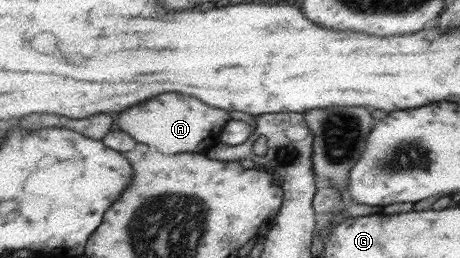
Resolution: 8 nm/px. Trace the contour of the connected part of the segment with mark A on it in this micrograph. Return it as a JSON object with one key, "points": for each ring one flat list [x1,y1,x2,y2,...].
{"points":[[161,93,141,105,125,109,119,115,117,125,138,143,153,145,165,155,175,155,175,153,203,153,211,149,213,145,219,143,219,133,227,121,229,121,227,111,213,109,195,97,187,97,181,93]]}

